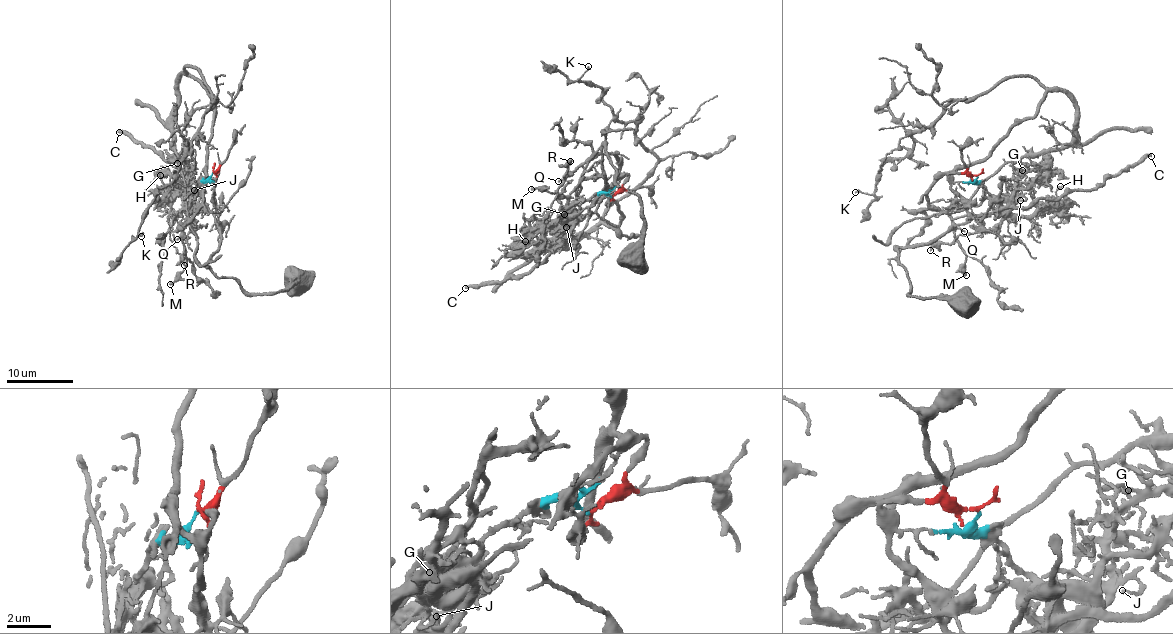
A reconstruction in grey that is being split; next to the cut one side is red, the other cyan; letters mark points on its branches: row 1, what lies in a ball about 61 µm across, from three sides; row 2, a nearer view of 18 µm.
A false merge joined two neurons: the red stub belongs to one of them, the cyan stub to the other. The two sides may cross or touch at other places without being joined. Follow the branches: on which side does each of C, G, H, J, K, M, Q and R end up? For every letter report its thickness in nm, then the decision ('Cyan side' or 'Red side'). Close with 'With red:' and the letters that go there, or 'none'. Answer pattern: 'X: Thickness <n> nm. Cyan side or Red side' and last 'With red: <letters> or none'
C: Thickness 280 nm. Cyan side
G: Thickness 140 nm. Cyan side
H: Thickness 180 nm. Cyan side
J: Thickness 110 nm. Cyan side
K: Thickness 190 nm. Red side
M: Thickness 220 nm. Red side
Q: Thickness 100 nm. Red side
R: Thickness 240 nm. Red side
With red: K, M, Q, R

